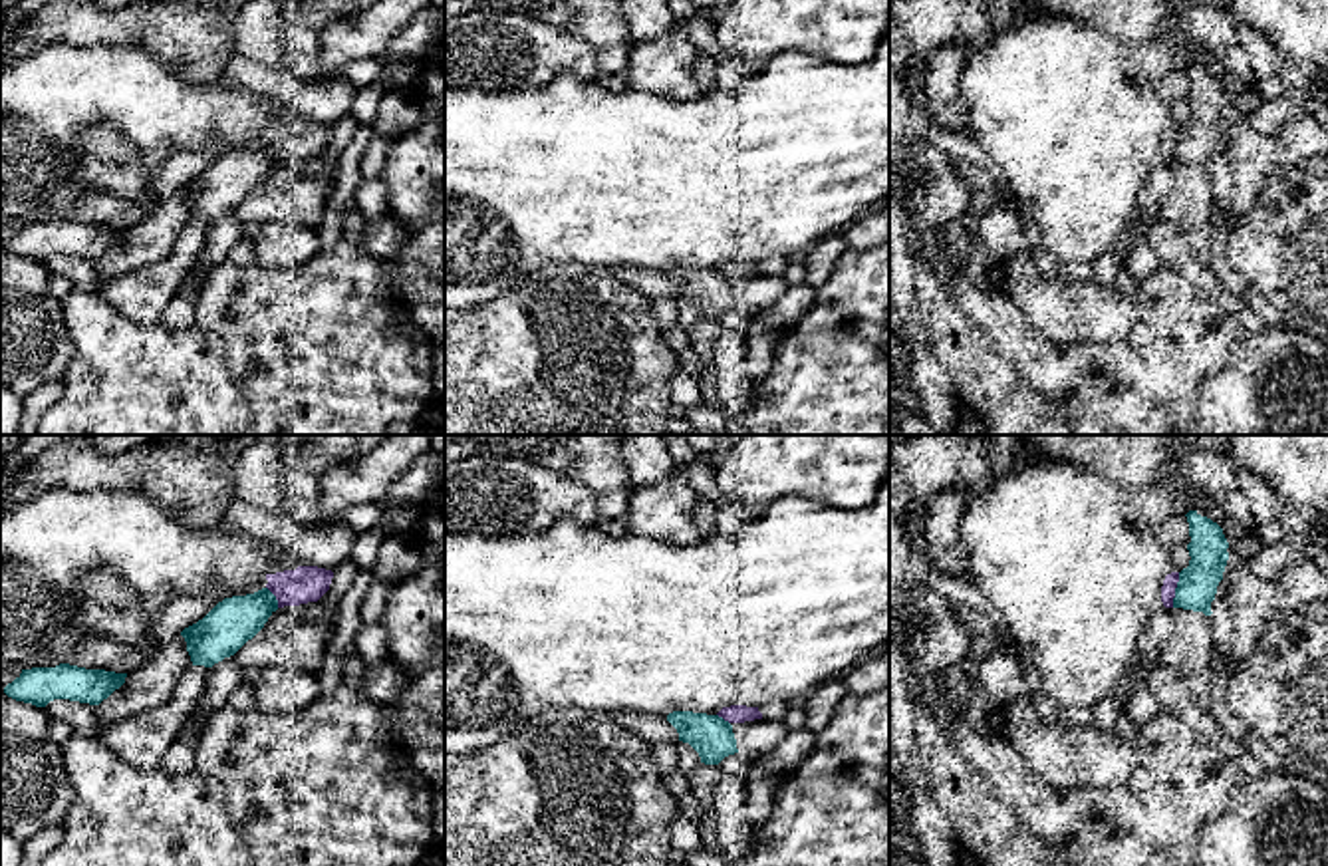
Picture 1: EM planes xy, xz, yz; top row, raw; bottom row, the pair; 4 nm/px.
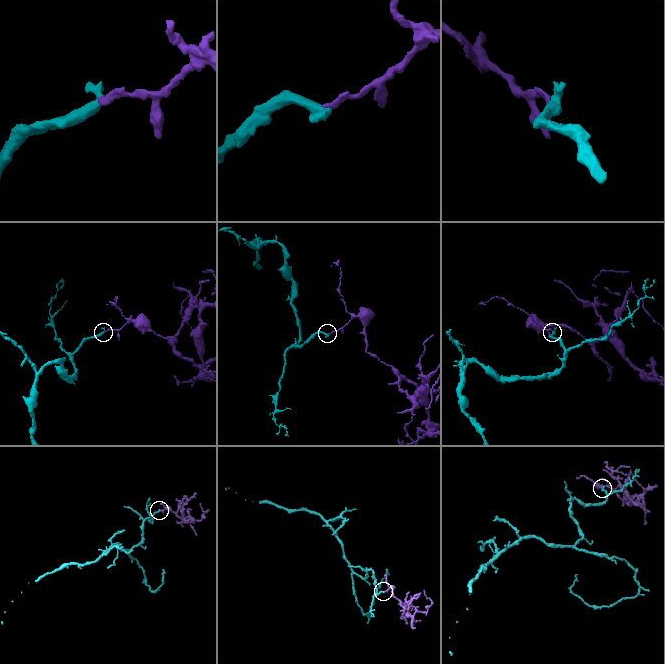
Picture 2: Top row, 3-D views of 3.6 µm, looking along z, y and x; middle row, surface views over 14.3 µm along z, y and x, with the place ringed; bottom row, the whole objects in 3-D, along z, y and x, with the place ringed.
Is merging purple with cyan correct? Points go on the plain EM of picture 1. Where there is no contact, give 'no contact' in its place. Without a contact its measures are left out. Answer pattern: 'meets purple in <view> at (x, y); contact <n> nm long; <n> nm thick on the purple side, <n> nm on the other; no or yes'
meets purple in yz at (1174, 145); contact 150 nm long; 60 nm thick on the purple side, 160 nm on the other; no

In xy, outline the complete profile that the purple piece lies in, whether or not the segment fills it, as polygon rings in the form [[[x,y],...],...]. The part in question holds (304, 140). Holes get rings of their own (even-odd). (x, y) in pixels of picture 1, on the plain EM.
[[[298,121],[266,129],[266,143],[276,151],[278,163],[318,157],[332,139],[333,127],[318,121]]]

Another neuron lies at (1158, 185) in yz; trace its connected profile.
[[[1159,163],[1141,185],[1135,197],[1135,209],[1145,216],[1155,216],[1159,203],[1171,193],[1173,189],[1173,163]]]

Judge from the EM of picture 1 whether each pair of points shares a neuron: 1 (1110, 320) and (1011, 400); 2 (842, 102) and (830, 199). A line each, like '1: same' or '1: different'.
1: different
2: same

